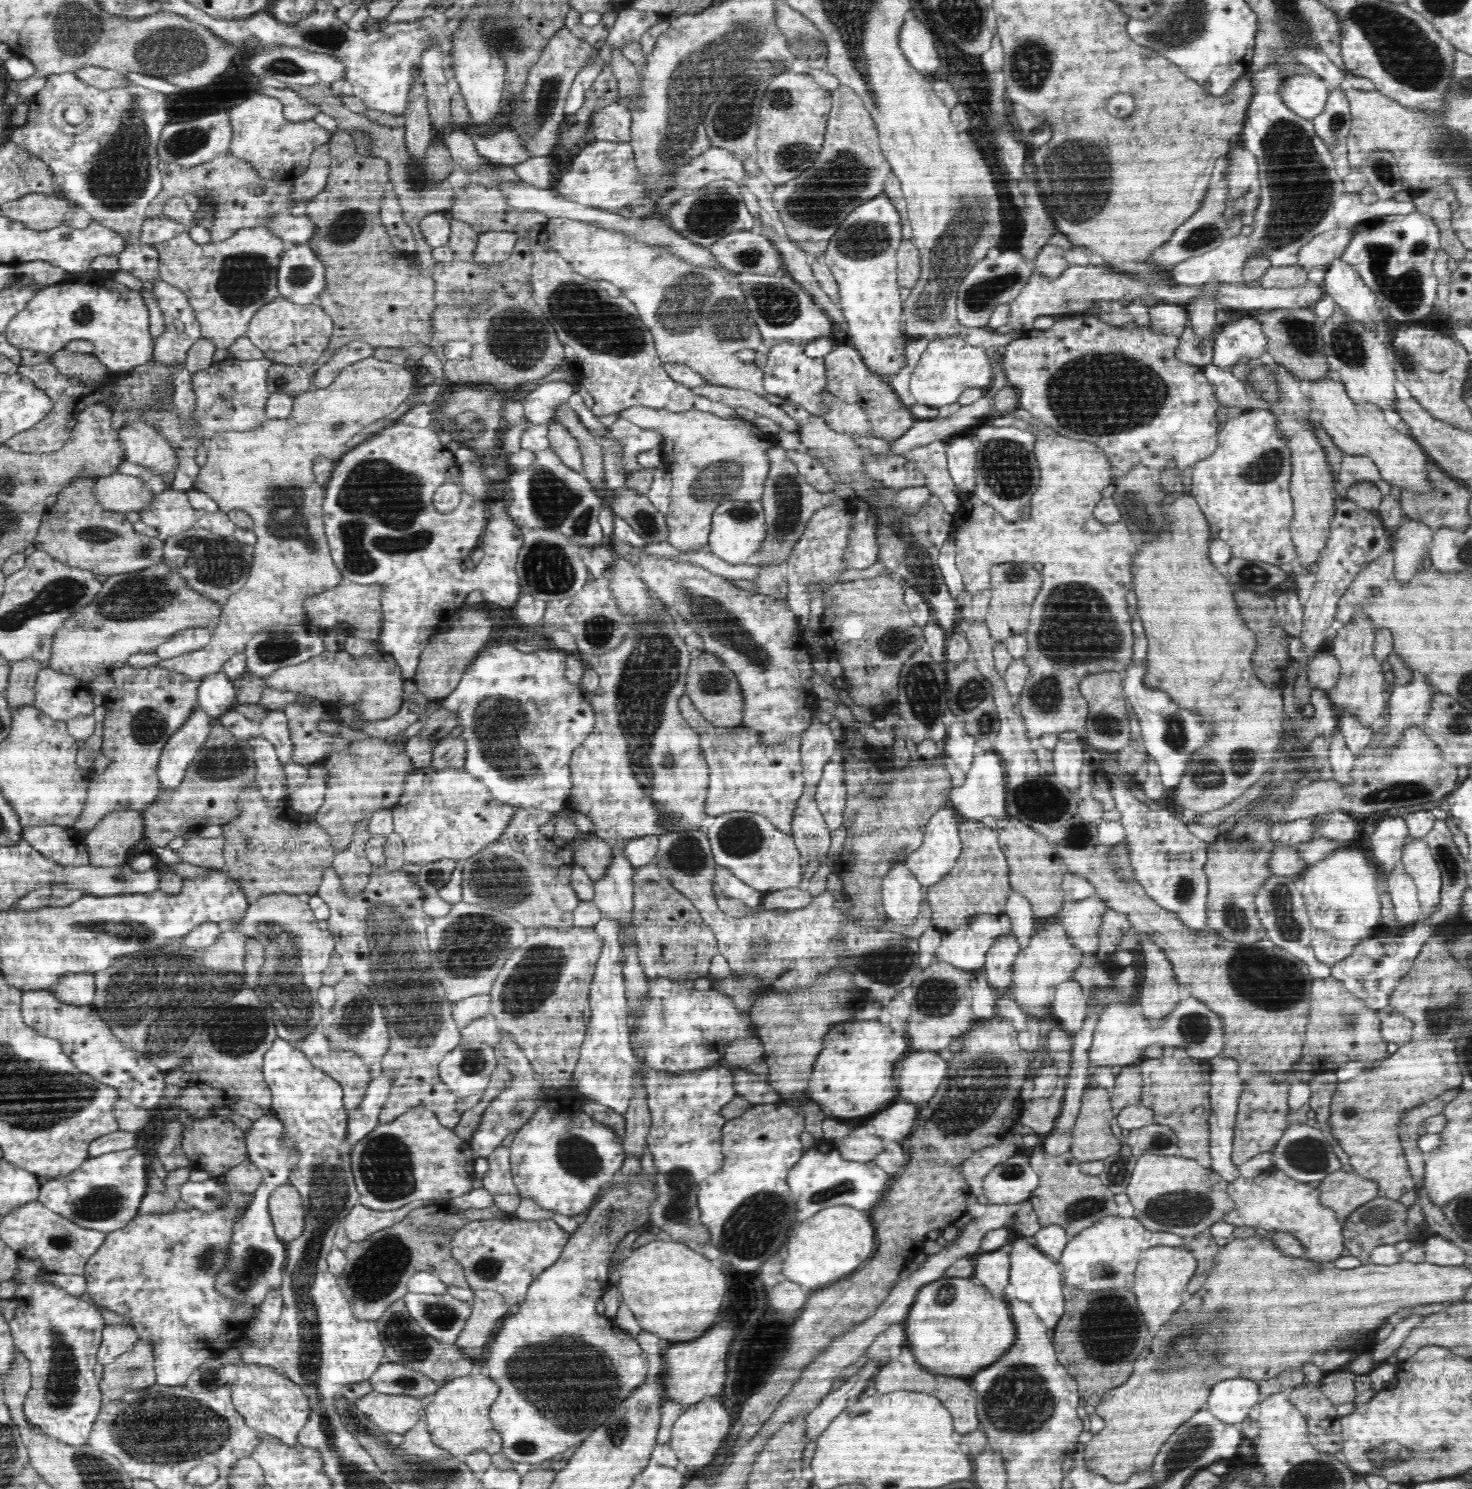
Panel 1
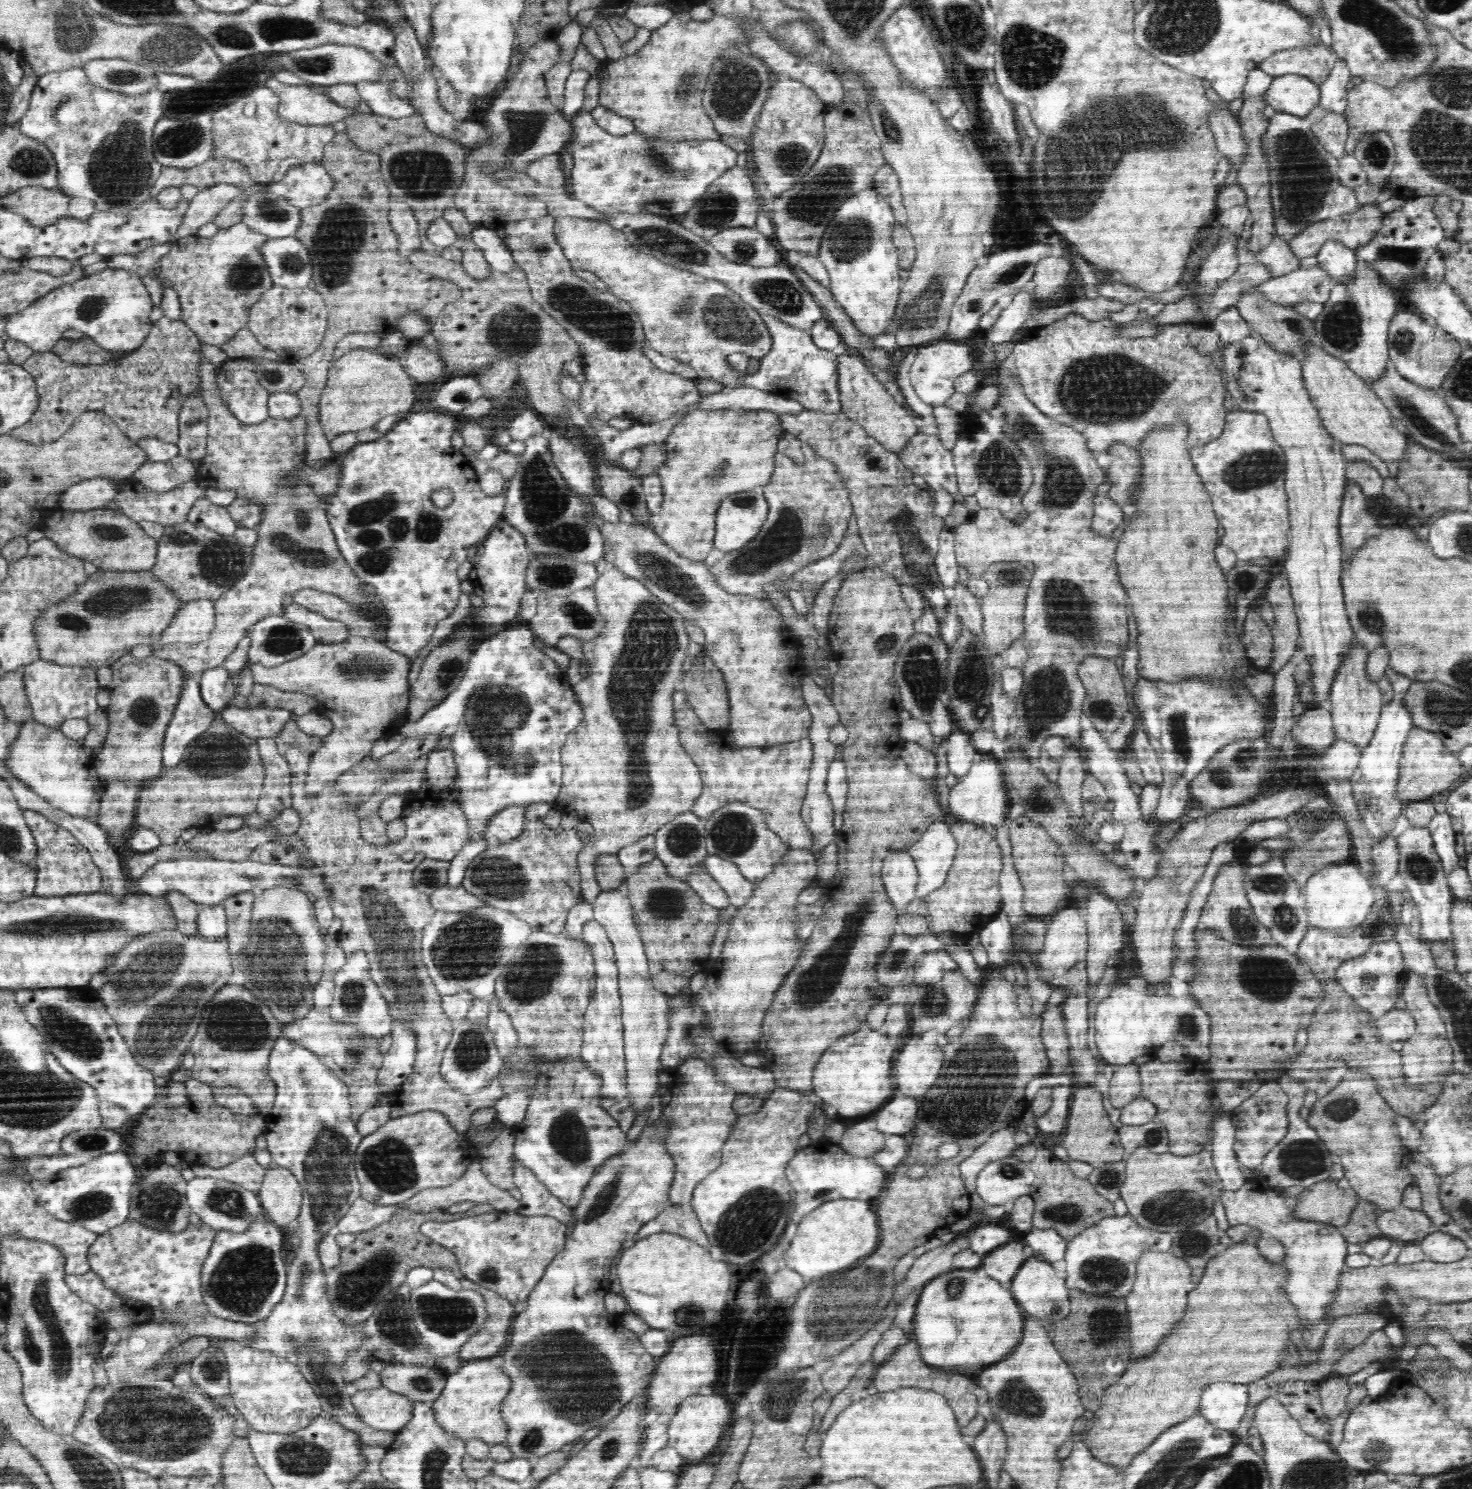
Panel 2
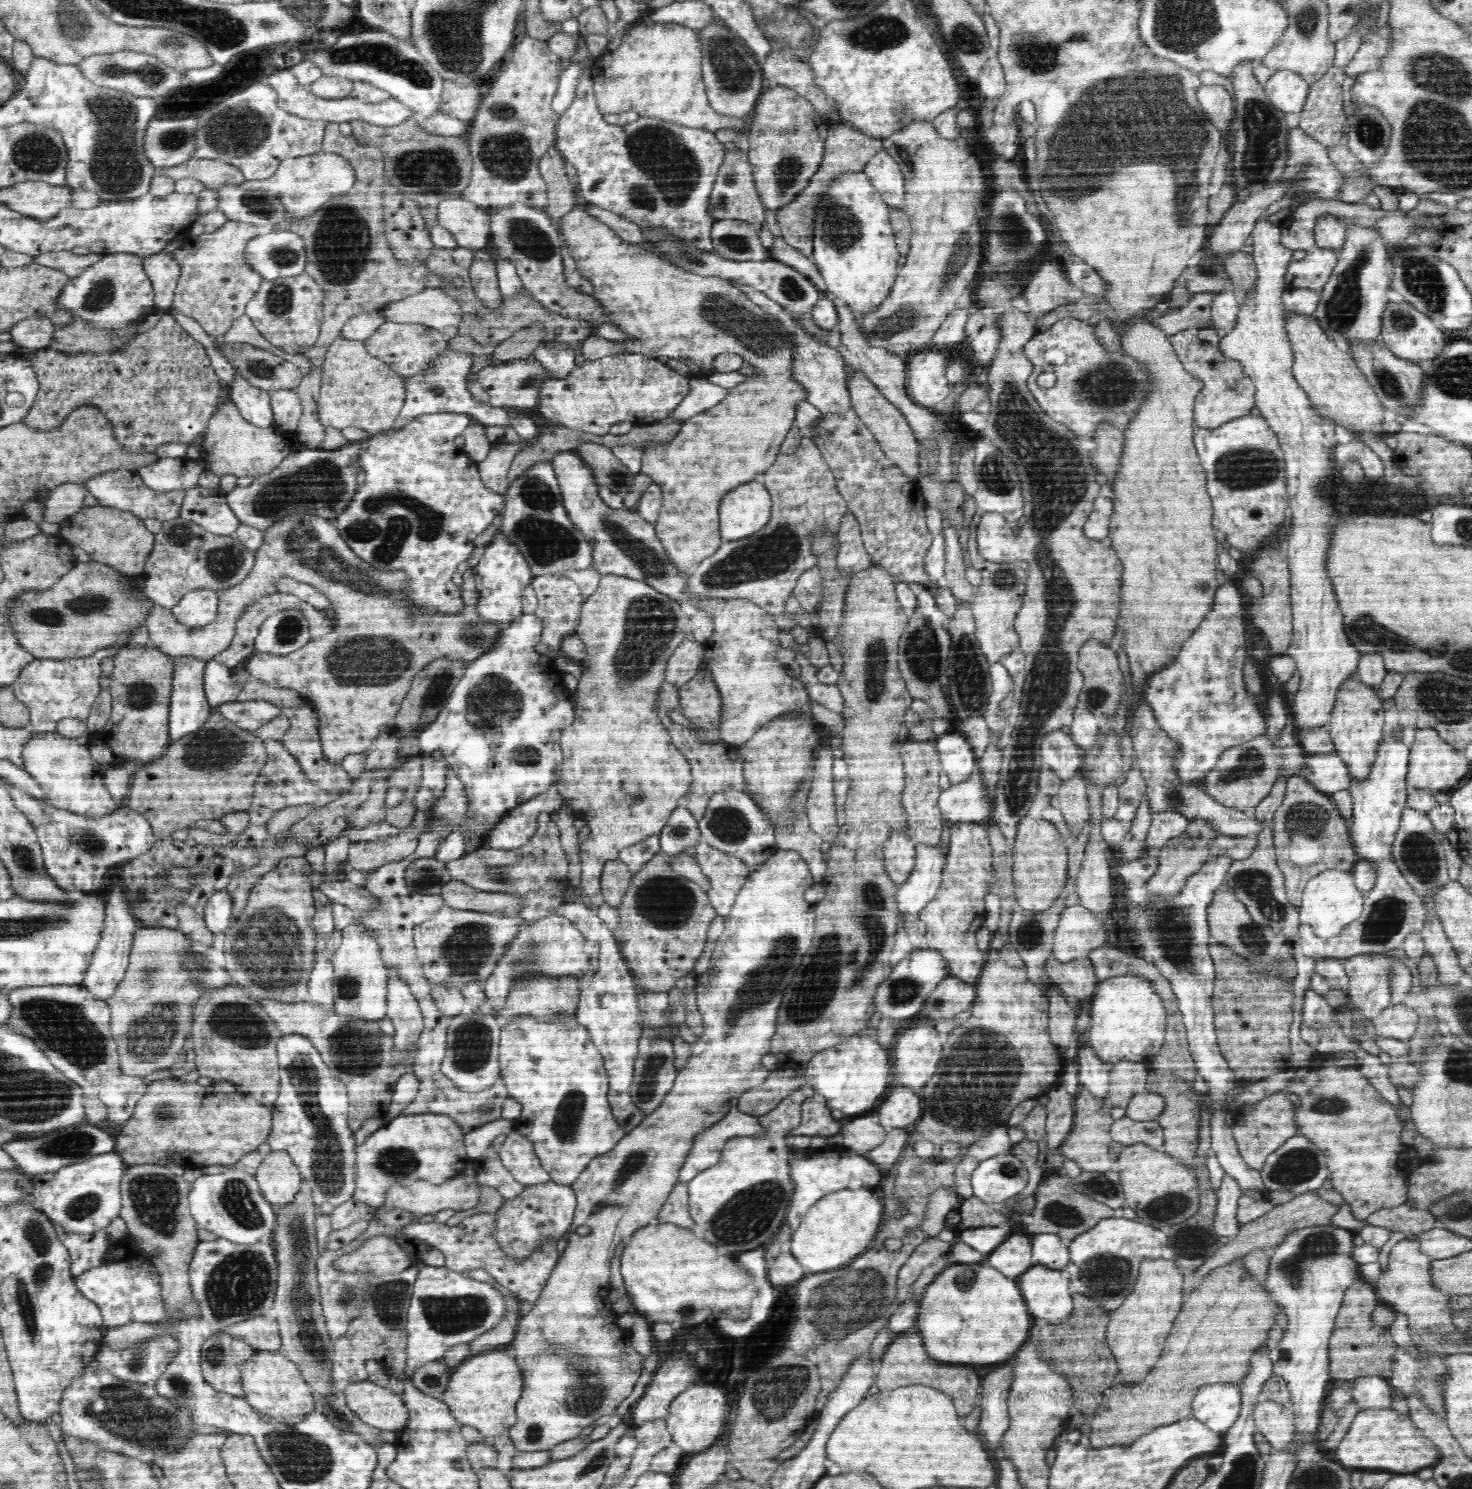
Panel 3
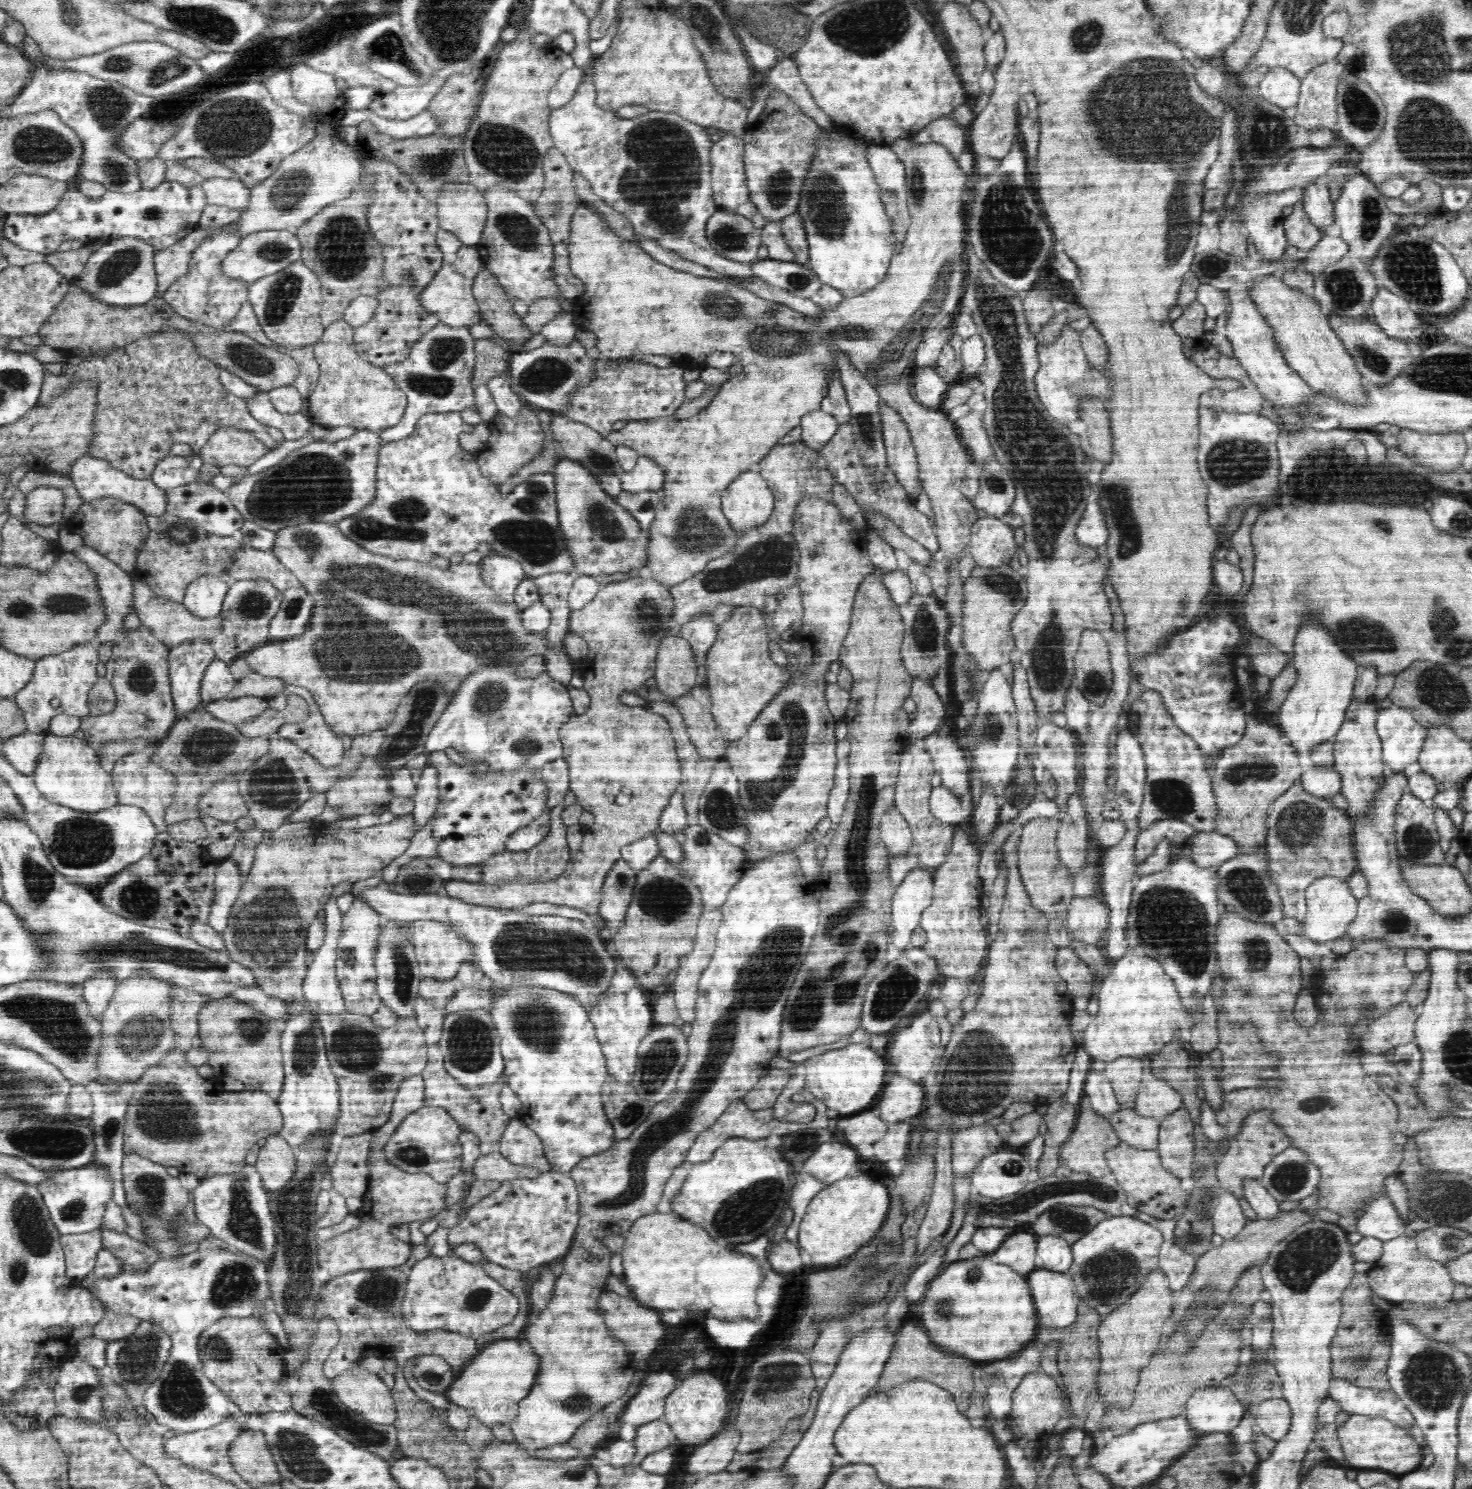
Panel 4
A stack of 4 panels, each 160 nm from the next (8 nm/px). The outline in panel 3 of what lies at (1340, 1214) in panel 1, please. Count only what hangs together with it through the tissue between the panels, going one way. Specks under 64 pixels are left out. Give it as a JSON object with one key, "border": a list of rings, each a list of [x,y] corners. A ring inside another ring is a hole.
{"border":[[[1316,1191],[1300,1193],[1290,1201],[1276,1205],[1270,1212],[1266,1212],[1264,1216],[1260,1216],[1256,1220],[1247,1222],[1239,1228],[1238,1234],[1226,1244],[1220,1245],[1220,1248],[1214,1255],[1206,1258],[1206,1261],[1200,1268],[1189,1274],[1190,1278],[1184,1278],[1184,1294],[1190,1294],[1200,1282],[1202,1278],[1208,1276],[1216,1268],[1228,1266],[1230,1262],[1243,1260],[1243,1256],[1253,1250],[1268,1250],[1274,1249],[1280,1242],[1284,1240],[1285,1235],[1289,1235],[1295,1230],[1300,1230],[1309,1226],[1324,1226],[1330,1225],[1332,1216],[1338,1212],[1339,1206],[1330,1203],[1322,1197],[1318,1197]]]}

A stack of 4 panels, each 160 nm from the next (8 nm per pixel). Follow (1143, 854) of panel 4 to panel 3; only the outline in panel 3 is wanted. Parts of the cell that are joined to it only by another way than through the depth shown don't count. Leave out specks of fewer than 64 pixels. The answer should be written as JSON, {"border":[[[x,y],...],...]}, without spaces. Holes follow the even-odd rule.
{"border":[[[1163,810],[1154,813],[1146,842],[1144,842],[1146,850],[1157,851],[1166,844],[1167,840],[1180,836],[1190,822],[1190,819],[1176,811]]]}

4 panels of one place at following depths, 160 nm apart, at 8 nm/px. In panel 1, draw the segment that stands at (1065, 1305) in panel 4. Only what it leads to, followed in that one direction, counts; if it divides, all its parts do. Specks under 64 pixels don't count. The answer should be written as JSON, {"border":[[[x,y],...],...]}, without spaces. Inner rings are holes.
{"border":[[[1018,1238],[1011,1240],[1010,1249],[1010,1270],[1009,1283],[1005,1288],[1004,1294],[1006,1300],[1018,1300],[1032,1305],[1034,1312],[1044,1321],[1044,1324],[1050,1328],[1056,1328],[1060,1317],[1065,1309],[1065,1298],[1063,1297],[1063,1272],[1064,1268],[1061,1262],[1055,1261],[1047,1254],[1036,1248],[1033,1241],[1028,1238]]]}

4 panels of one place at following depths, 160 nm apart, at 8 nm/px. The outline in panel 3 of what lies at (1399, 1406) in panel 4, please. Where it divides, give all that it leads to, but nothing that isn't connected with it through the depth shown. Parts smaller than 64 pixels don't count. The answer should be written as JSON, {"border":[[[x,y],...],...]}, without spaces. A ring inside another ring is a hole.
{"border":[[[1381,1376],[1360,1377],[1354,1380],[1352,1400],[1360,1410],[1391,1408],[1393,1388]]]}

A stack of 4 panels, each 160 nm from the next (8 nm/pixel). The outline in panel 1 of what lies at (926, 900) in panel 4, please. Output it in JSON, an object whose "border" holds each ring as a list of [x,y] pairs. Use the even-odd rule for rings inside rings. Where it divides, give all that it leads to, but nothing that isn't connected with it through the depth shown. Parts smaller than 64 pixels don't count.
{"border":[[[950,805],[939,808],[937,813],[932,815],[928,821],[921,845],[914,852],[911,852],[905,860],[907,867],[912,871],[912,874],[916,875],[922,886],[928,888],[937,883],[958,860],[961,853],[961,840],[958,830],[962,821],[963,819]]]}

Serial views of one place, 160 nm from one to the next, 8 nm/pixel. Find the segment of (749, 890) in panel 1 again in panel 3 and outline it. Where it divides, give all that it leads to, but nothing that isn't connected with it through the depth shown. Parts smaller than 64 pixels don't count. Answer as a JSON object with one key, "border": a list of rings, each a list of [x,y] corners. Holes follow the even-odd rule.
{"border":[[[704,840],[694,847],[692,853],[702,873],[708,877],[710,904],[716,914],[728,916],[741,886],[751,874],[749,866],[737,856],[726,854]]]}

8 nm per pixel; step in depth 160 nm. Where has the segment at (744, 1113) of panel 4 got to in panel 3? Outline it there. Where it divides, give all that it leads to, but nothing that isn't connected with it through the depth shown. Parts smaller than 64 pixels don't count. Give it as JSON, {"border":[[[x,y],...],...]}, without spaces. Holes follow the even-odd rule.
{"border":[[[809,1098],[802,1122],[792,1131],[794,1136],[832,1136],[840,1132],[840,1124],[832,1118],[830,1109],[824,1100]],[[735,1099],[728,1105],[729,1112],[725,1118],[694,1137],[691,1151],[679,1170],[678,1182],[688,1184],[702,1170],[716,1166],[728,1139],[763,1133],[759,1118],[738,1110]]]}

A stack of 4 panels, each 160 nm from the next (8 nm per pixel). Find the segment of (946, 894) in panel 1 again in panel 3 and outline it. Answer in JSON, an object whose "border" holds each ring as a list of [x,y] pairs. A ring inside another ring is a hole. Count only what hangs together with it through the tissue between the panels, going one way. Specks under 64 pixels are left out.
{"border":[[[954,823],[950,827],[950,846],[946,854],[946,866],[942,870],[942,882],[938,896],[928,902],[928,906],[920,912],[920,921],[926,925],[925,947],[940,951],[944,958],[950,976],[956,977],[966,983],[976,984],[986,964],[986,956],[976,946],[976,932],[985,924],[987,912],[984,910],[984,898],[988,892],[998,894],[1000,882],[996,870],[992,866],[992,846],[988,842],[988,829],[979,823]]]}

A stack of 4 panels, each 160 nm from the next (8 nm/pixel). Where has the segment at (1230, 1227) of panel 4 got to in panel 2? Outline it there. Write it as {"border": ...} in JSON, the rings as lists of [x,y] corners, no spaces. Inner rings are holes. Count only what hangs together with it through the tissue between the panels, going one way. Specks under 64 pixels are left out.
{"border":[[[1230,1112],[1220,1114],[1212,1122],[1211,1155],[1212,1162],[1220,1177],[1223,1190],[1238,1190],[1246,1181],[1241,1164],[1234,1150],[1236,1128]]]}

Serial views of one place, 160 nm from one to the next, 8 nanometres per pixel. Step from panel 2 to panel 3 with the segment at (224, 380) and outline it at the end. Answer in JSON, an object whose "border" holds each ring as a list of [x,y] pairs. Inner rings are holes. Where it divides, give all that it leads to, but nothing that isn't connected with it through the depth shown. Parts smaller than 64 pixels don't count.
{"border":[[[240,373],[229,385],[229,396],[241,412],[242,418],[257,427],[271,427],[275,422],[269,391],[252,386]]]}

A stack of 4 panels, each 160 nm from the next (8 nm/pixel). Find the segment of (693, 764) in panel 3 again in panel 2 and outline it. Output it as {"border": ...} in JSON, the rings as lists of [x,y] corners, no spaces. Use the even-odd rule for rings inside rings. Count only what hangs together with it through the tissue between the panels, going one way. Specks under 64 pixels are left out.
{"border":[[[676,690],[672,694],[672,702],[680,742],[696,762],[700,777],[704,780],[702,796],[696,798],[692,812],[707,820],[726,804],[745,802],[764,813],[769,829],[789,848],[811,850],[813,836],[801,817],[801,806],[807,793],[808,772],[813,758],[810,739],[806,736],[773,747],[740,748],[736,746],[728,730],[714,732],[702,724],[688,704],[684,691]],[[704,732],[708,732],[708,735]]]}

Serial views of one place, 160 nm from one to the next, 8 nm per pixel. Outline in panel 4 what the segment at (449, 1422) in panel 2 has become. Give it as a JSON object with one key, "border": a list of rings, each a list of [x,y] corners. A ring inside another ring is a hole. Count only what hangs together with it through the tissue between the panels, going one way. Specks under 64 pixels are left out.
{"border":[[[496,1340],[476,1355],[470,1364],[466,1364],[460,1376],[447,1387],[448,1401],[468,1411],[468,1414],[490,1427],[496,1423],[509,1423],[518,1414],[519,1402],[530,1392],[536,1375],[539,1373],[538,1356],[532,1352],[522,1352],[518,1340]]]}

